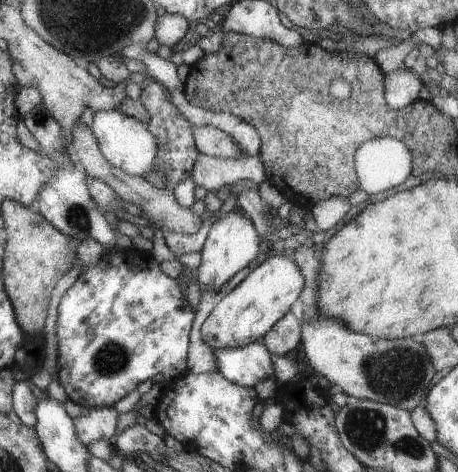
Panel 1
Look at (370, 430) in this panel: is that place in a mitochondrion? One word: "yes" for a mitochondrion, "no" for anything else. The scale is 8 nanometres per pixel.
yes

